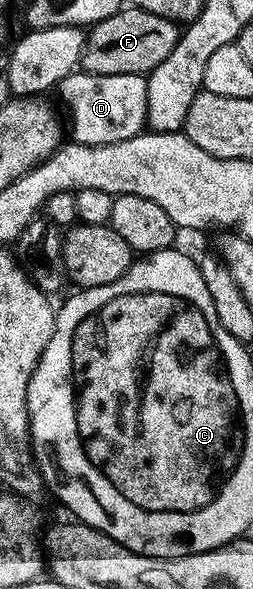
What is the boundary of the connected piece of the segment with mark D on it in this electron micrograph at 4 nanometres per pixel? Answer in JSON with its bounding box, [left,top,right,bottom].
[58,71,148,145]

